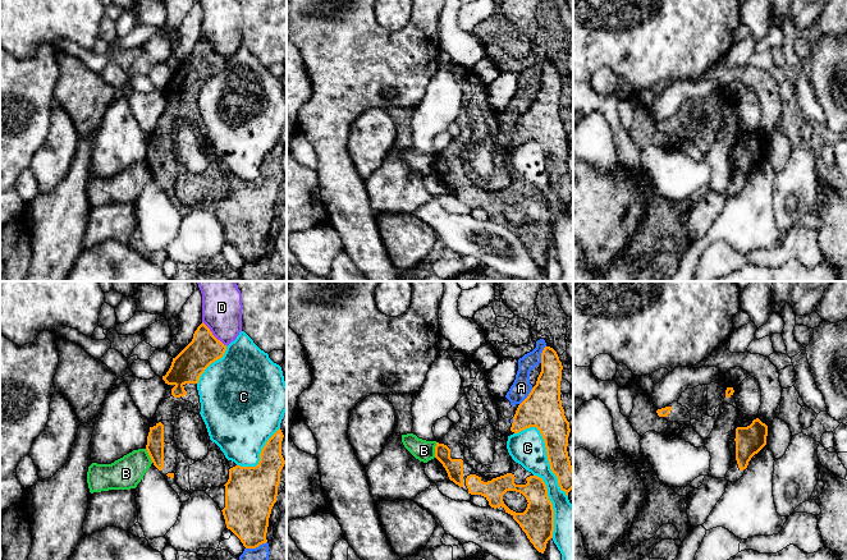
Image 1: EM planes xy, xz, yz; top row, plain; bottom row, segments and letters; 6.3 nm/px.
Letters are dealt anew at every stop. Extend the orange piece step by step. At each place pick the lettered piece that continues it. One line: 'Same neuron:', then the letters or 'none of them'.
Same neuron: none of them

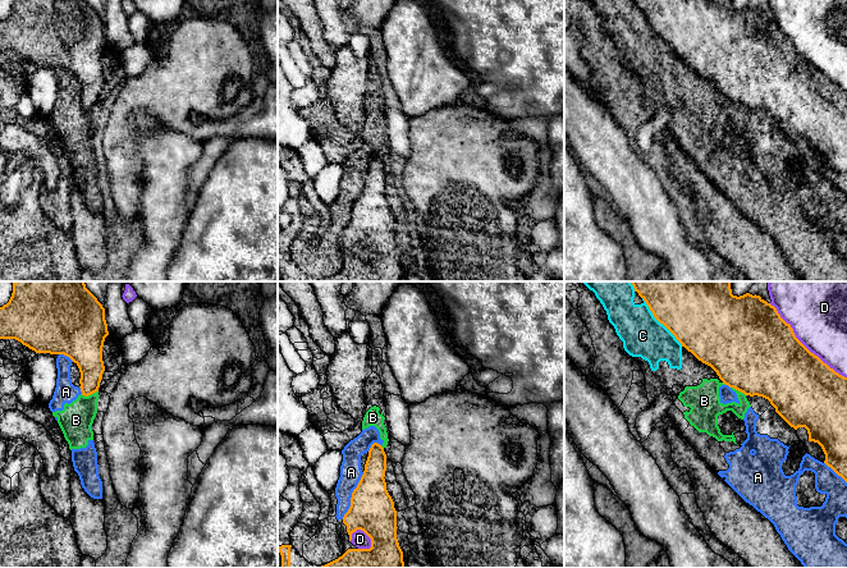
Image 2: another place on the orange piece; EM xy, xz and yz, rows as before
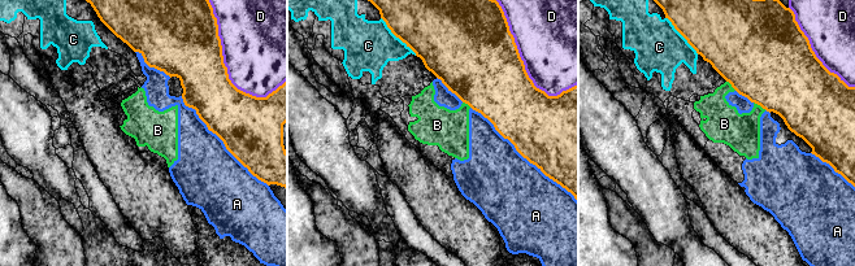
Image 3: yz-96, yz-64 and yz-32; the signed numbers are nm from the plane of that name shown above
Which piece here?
Same neuron: none of them

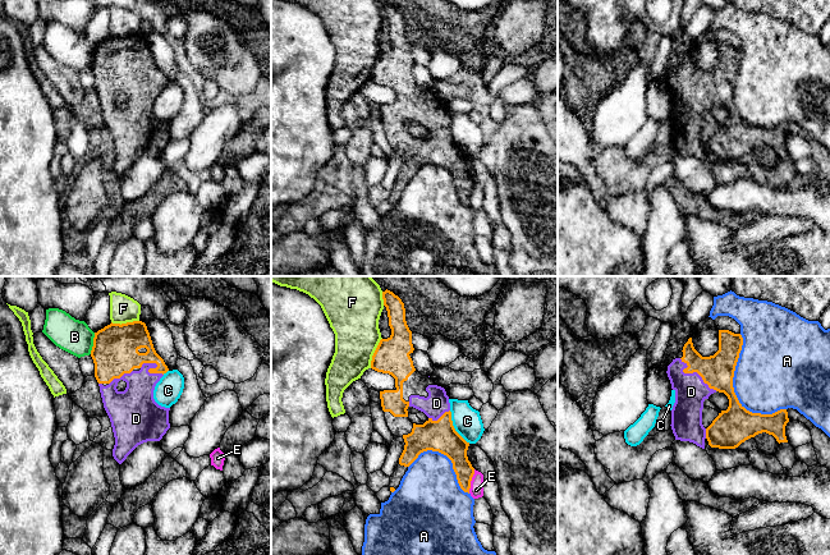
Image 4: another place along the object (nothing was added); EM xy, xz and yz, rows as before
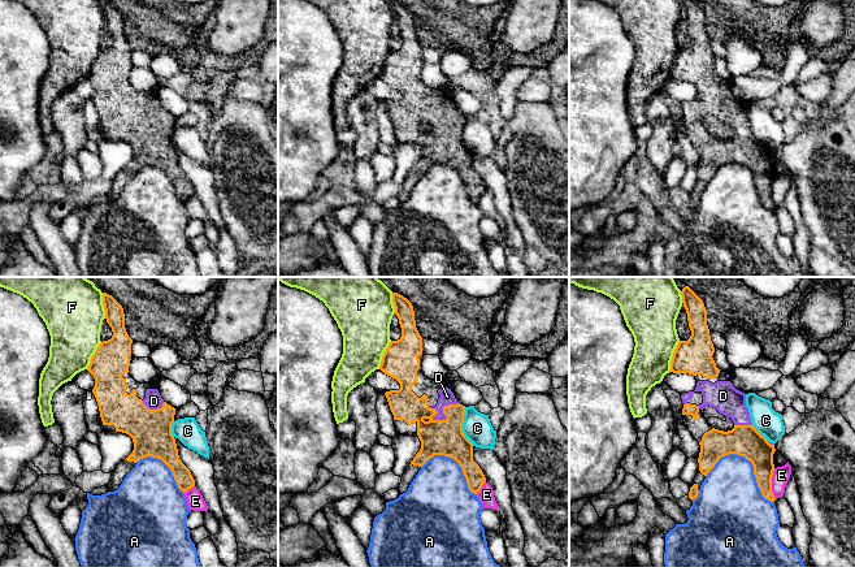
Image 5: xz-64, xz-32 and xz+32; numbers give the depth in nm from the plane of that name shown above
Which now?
Same neuron: D

